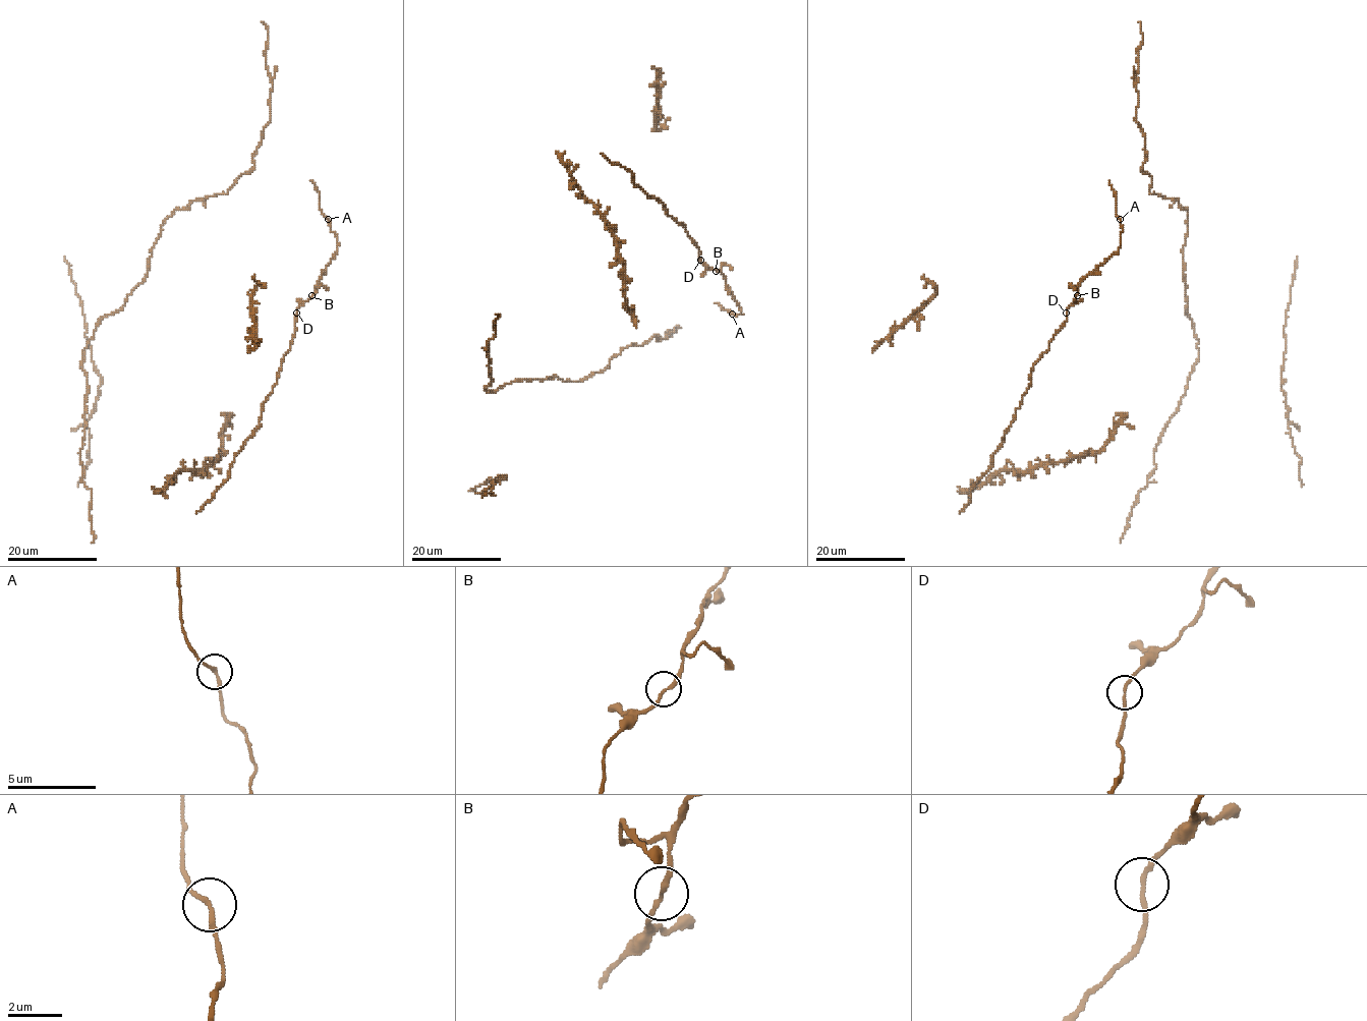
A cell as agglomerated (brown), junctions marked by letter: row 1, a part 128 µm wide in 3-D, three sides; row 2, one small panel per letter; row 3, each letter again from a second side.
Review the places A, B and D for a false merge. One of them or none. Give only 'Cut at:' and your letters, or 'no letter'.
Cut at: no letter

